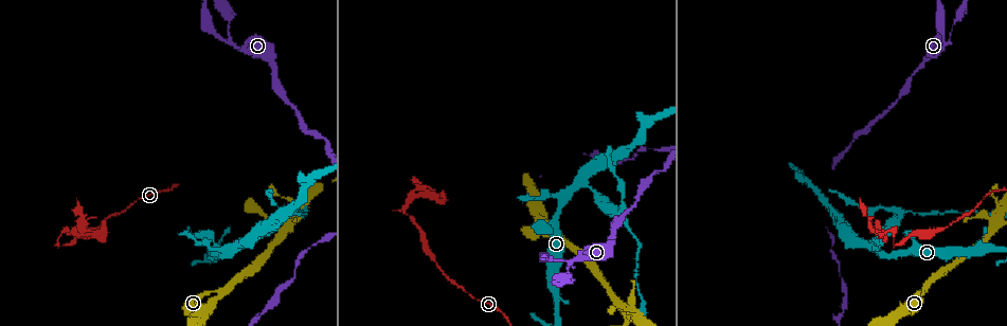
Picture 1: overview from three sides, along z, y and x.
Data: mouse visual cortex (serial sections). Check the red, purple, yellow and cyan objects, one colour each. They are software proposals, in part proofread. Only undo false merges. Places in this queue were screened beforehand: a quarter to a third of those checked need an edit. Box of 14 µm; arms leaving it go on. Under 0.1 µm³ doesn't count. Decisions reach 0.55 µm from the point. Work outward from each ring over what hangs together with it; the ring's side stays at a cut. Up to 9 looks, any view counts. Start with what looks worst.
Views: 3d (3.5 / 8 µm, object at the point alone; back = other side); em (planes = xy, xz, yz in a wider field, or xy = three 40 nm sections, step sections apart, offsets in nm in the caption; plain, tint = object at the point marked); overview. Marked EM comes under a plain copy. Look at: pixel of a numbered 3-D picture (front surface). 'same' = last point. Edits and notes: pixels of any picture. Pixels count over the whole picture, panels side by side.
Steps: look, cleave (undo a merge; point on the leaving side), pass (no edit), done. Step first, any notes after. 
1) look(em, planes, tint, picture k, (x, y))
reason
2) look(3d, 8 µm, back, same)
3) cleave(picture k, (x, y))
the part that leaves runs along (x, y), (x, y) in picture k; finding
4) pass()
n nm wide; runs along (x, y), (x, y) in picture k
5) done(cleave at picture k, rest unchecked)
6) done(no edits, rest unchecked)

look(3d, 8 µm, picture 1, (218, 293))
a narrow waist

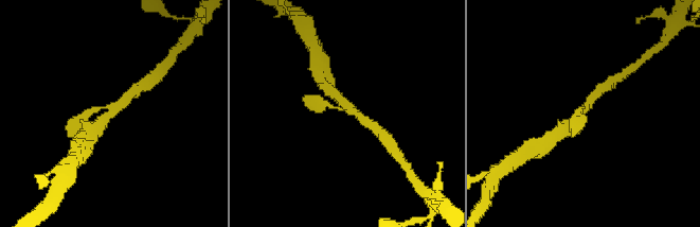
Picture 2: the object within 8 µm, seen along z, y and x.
look(3d, 3.5 µm, picture 2, (346, 109))

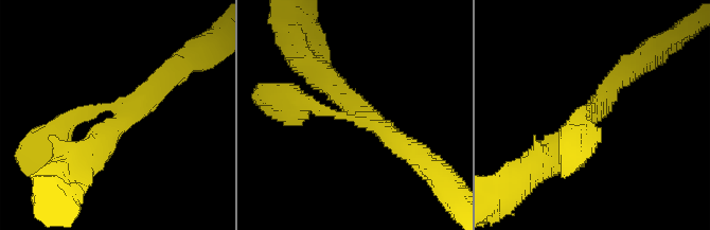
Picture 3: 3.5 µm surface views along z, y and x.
look(em, xy, step 5, tint, picture 3, (595, 106))
3 arms; arms of 300, 300, 400 nm; need the tissue

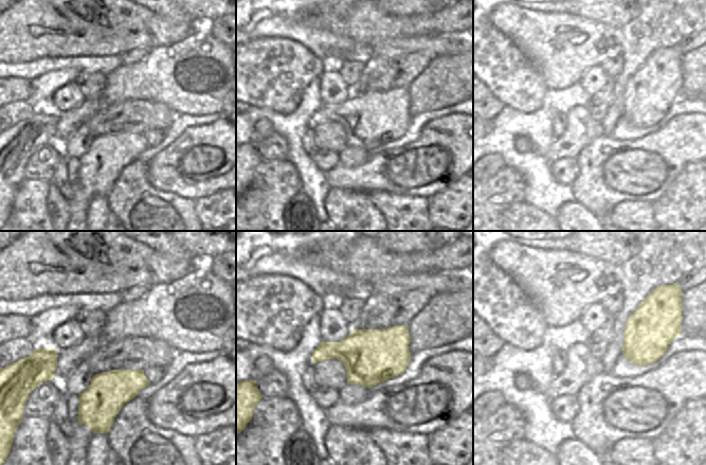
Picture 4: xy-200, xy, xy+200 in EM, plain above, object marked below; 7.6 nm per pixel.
pass()
runs along (54, 137), (172, 71) in picture 3; one cell here

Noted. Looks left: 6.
look(3d, 8 µm, picture 1, (569, 260))
three-way junction

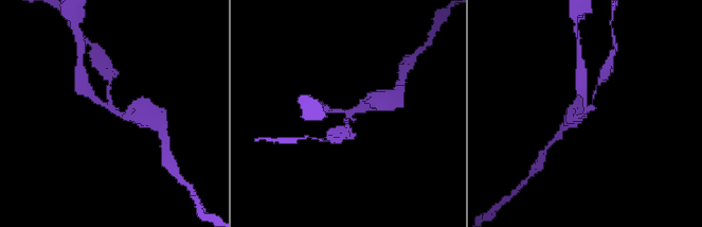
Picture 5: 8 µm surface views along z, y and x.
look(3d, 3.5 µm, picture 5, (588, 112))

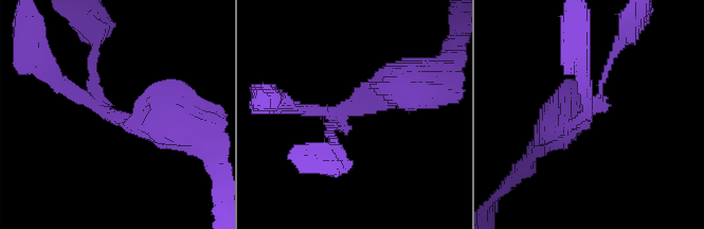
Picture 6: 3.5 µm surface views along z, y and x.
look(em, xy, step 3, tint, picture 6, (591, 109))
3 arms; arms of 100, 150, 350 nm

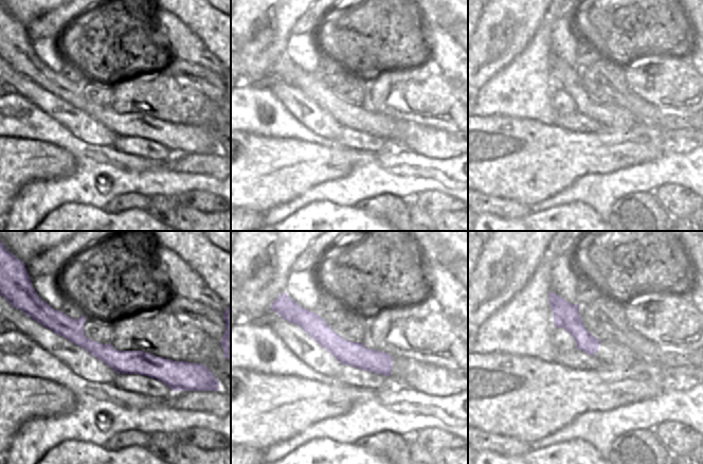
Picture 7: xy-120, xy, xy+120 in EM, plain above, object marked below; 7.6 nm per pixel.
cleave(picture 6, (94, 47))
the part that leaves runs along (98, 87), (92, 77), (92, 25) in picture 6; a second cell is stuck on

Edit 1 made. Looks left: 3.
look(3d, 3.5 µm, picture 1, (579, 185))
arms part here

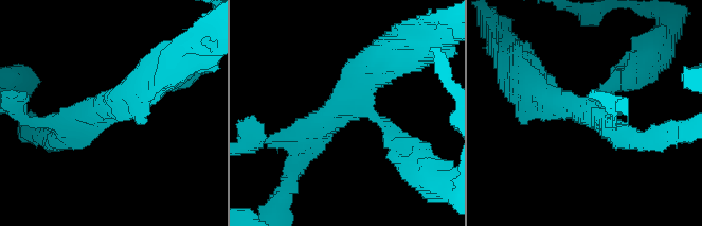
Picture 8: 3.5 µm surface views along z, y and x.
pass()
runs along (308, 149), (386, 54) in picture 8; one cell here

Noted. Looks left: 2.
look(3d, 3.5 µm, back, picture 1, (624, 313))
three arms meet

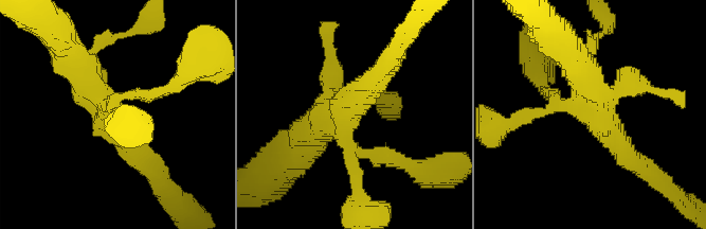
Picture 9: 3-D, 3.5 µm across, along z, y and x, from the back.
look(em, xy, step 2, tint, picture 9, (345, 115))

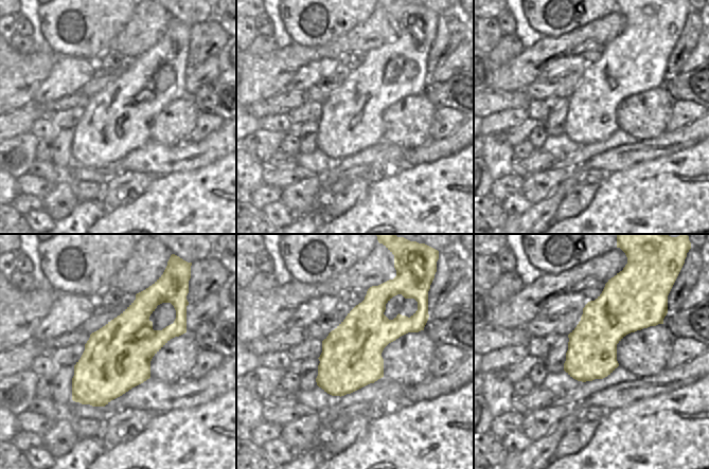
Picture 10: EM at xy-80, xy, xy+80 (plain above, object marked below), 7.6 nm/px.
pass()
runs along (140, 160), (82, 66), (66, 56) in picture 9; one cell here

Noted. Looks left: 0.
done(cleave at picture 6, rest unchecked)

